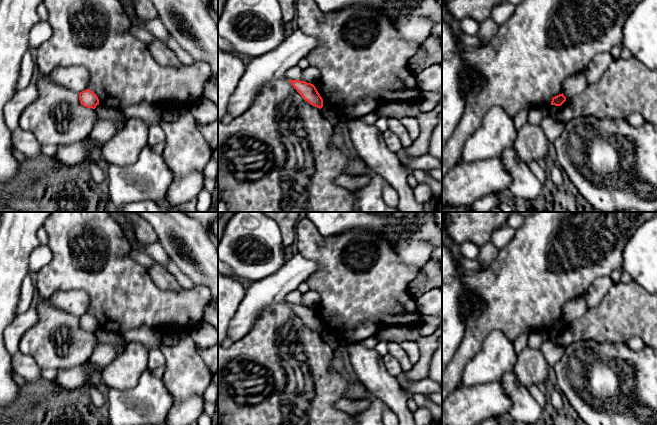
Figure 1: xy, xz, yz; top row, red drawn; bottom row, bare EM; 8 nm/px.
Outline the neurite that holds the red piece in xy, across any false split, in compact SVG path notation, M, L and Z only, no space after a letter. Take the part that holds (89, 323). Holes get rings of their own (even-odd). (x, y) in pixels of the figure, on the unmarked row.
M86 313L79 317L79 324L81 329L87 332L95 333L99 329L99 323L97 319L90 313Z

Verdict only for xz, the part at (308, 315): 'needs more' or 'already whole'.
already whole

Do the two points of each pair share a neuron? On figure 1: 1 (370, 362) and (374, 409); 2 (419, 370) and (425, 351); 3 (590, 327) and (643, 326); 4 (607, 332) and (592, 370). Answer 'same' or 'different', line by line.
1: different
2: same
3: same
4: different

